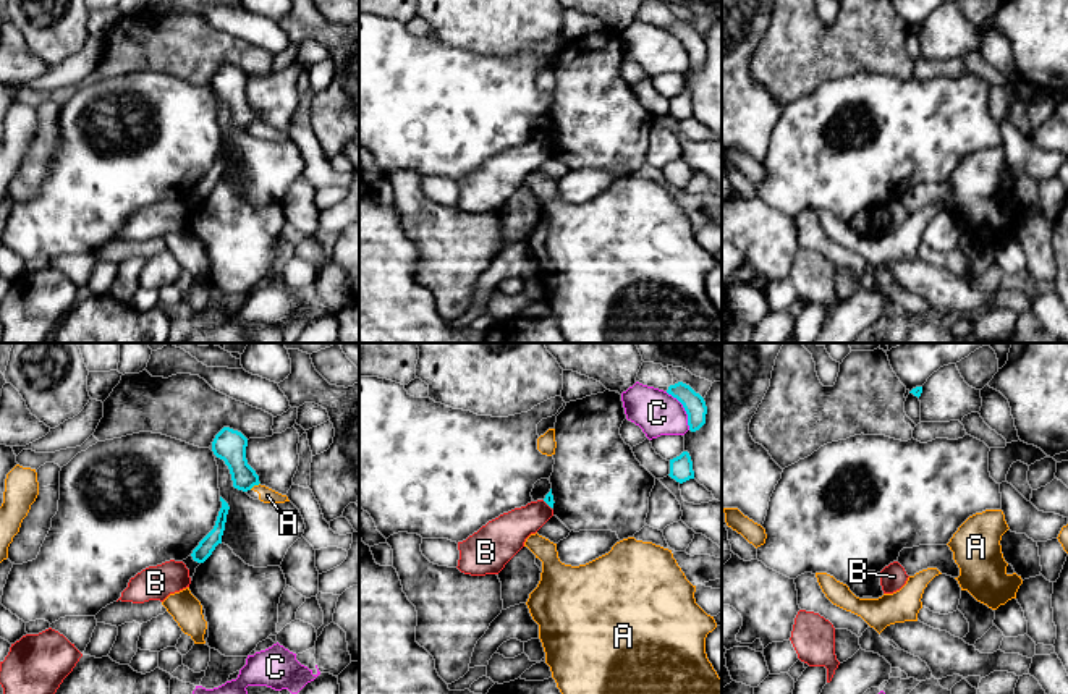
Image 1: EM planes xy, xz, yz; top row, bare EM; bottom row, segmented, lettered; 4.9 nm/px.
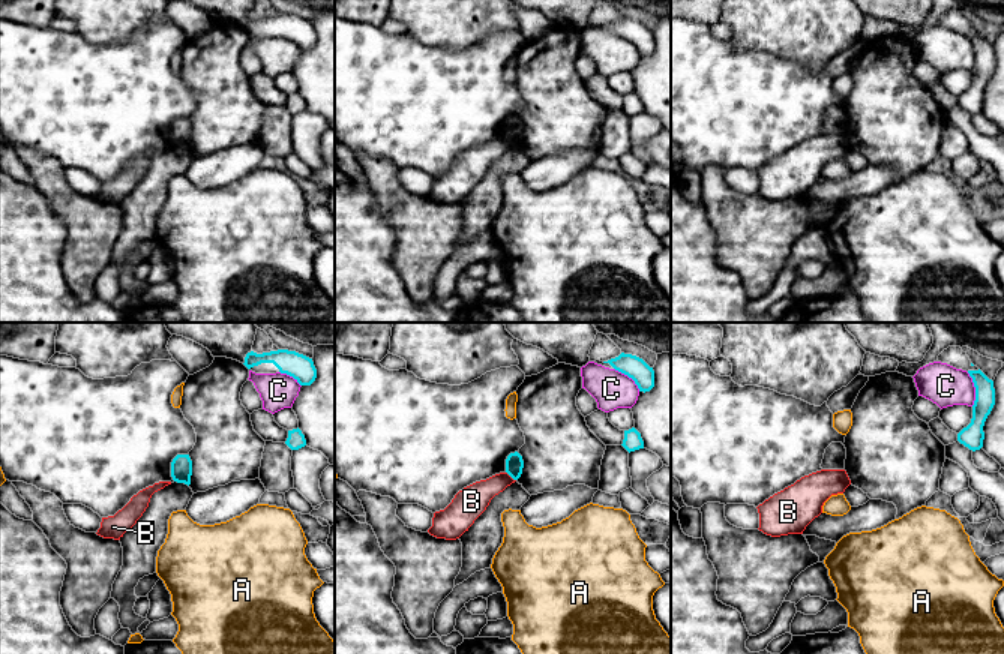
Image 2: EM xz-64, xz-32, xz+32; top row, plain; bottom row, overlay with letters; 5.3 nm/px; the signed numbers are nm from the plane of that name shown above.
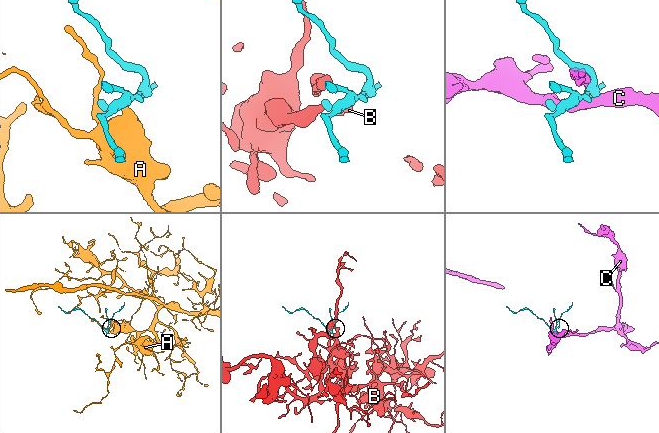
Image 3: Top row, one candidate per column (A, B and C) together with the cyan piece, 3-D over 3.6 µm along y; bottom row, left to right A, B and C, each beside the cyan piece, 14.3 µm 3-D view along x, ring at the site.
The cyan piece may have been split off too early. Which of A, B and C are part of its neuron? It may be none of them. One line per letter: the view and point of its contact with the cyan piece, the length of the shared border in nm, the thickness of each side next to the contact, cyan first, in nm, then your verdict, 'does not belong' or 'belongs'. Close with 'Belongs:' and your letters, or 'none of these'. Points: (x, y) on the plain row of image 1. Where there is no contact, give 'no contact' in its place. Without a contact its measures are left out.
A: contact xy (254, 122); length 70 nm; calibres 160 and 80 nm; does not belong
B: contact xz (547, 141); length 60 nm; calibres 50 and 190 nm; does not belong
C: contact xz (685, 47); length 220 nm; calibres 110 and 220 nm; does not belong
Belongs: none of these

